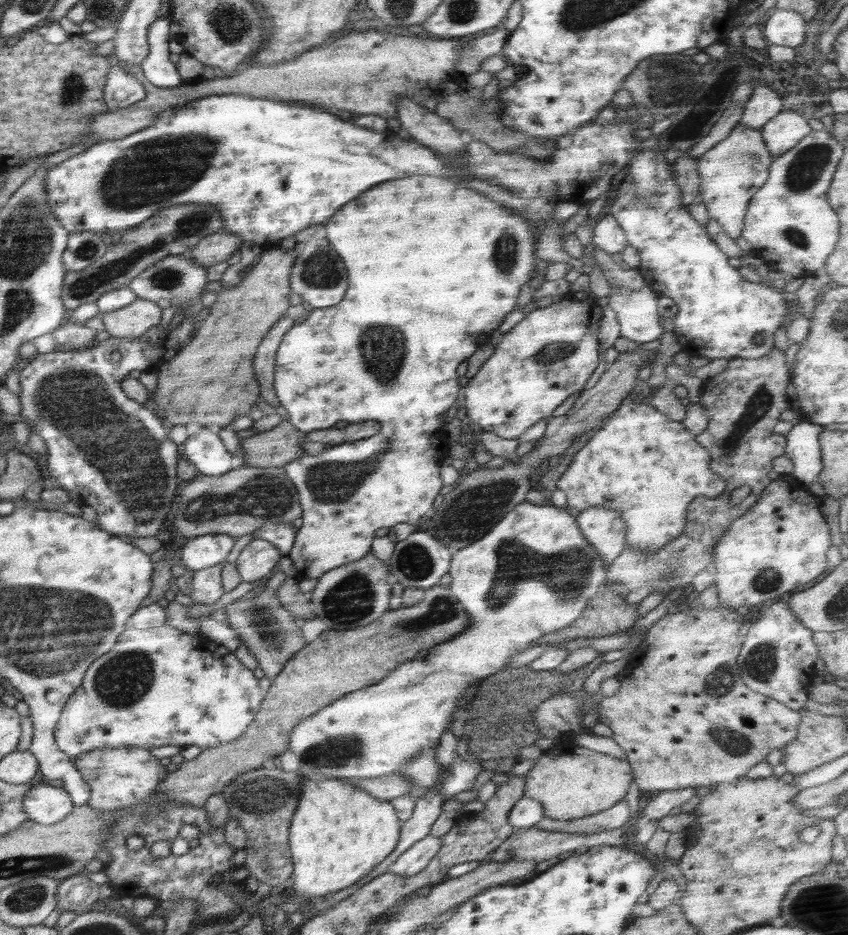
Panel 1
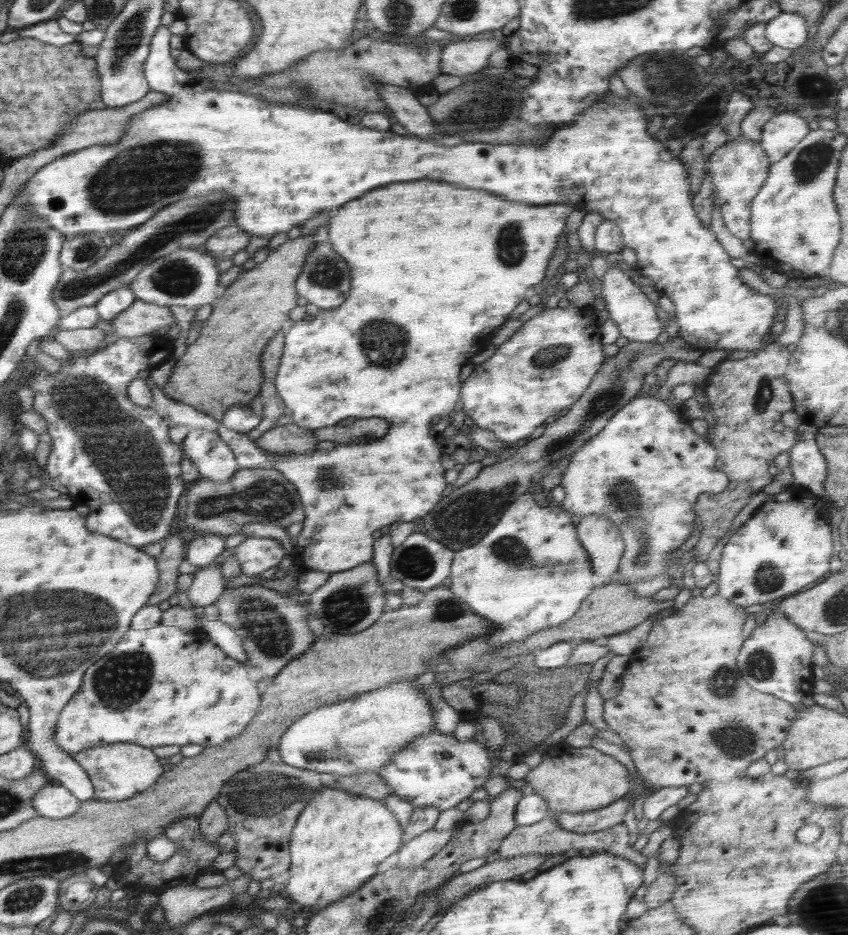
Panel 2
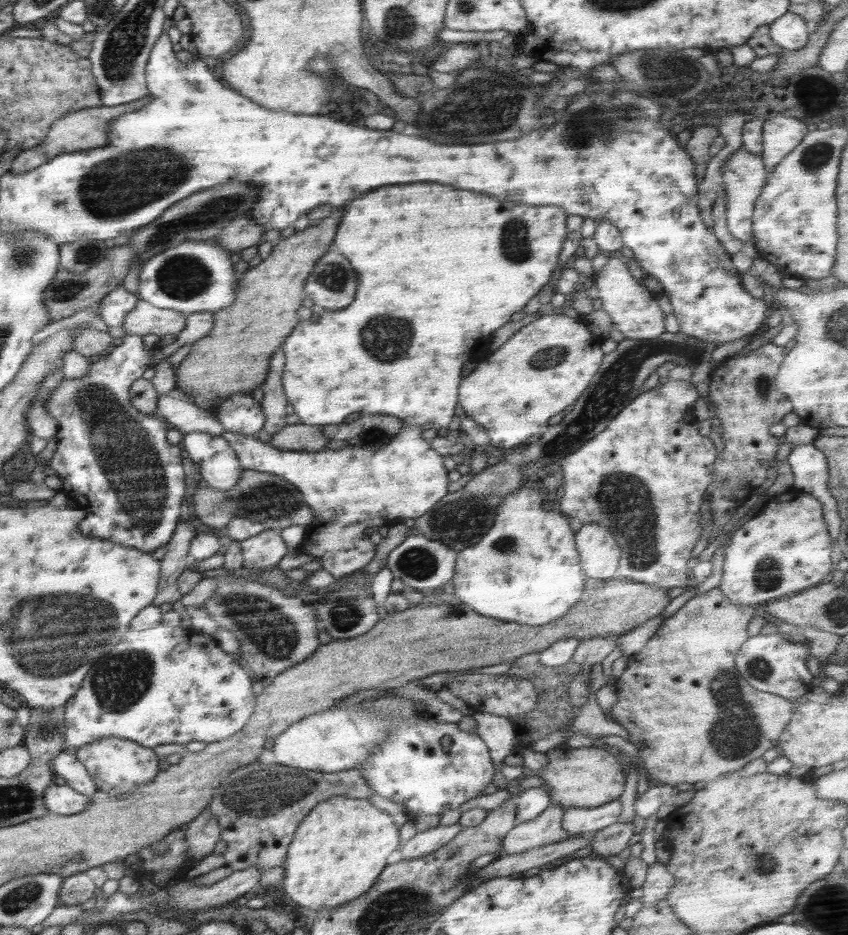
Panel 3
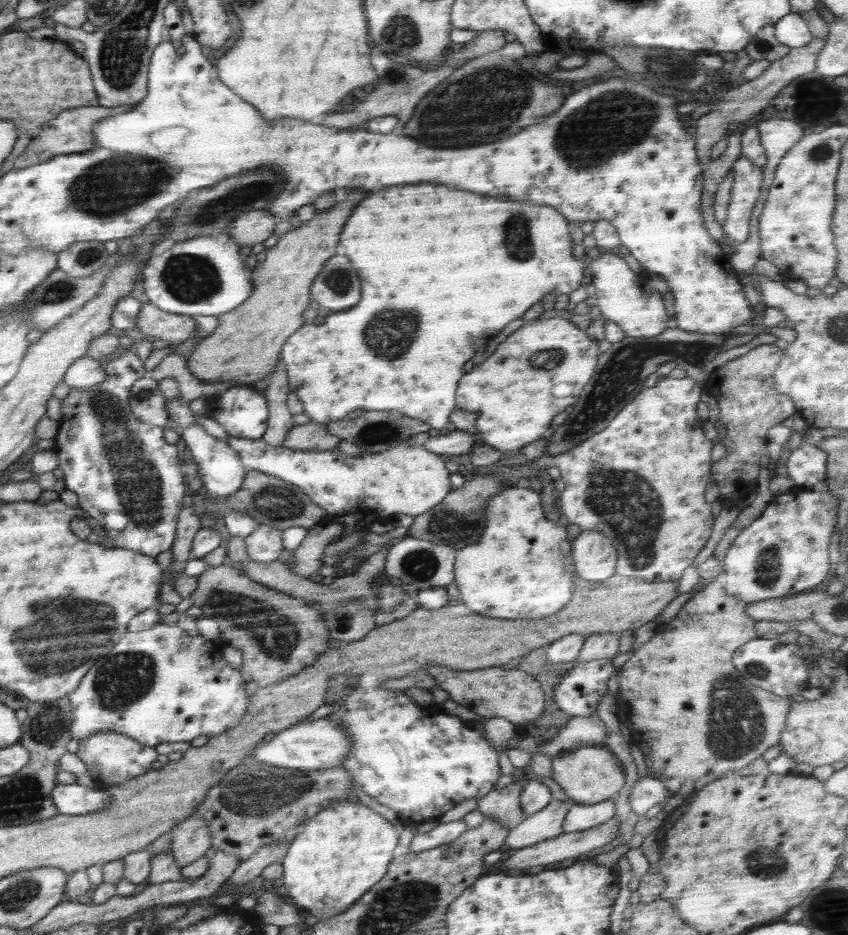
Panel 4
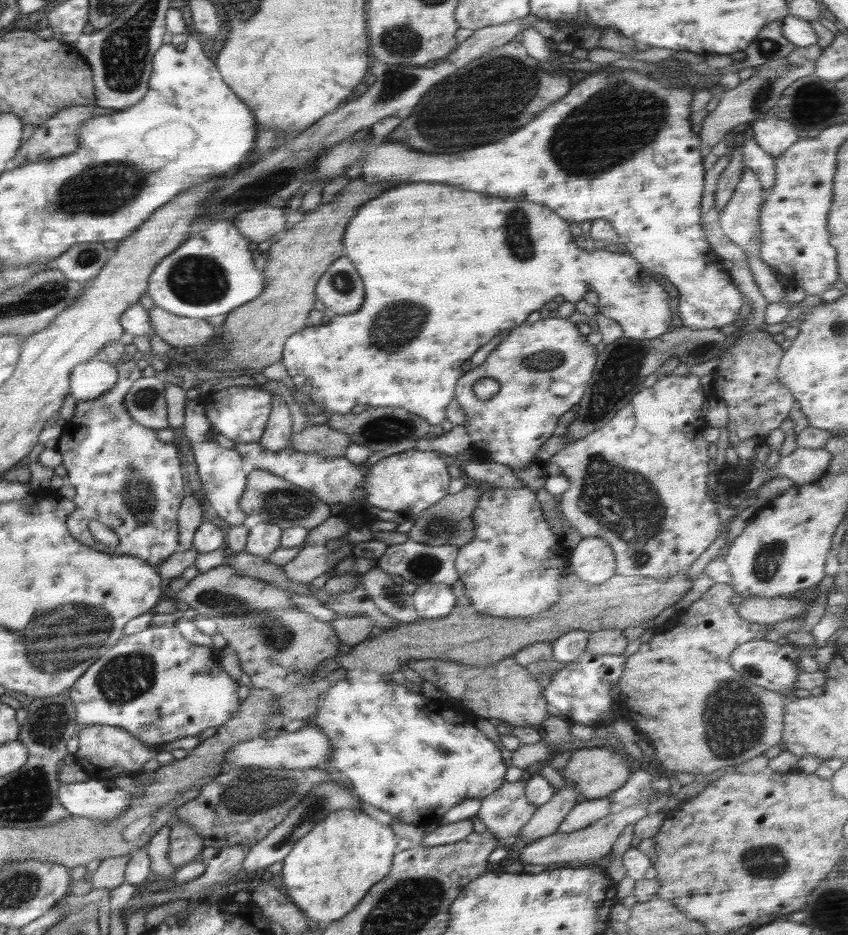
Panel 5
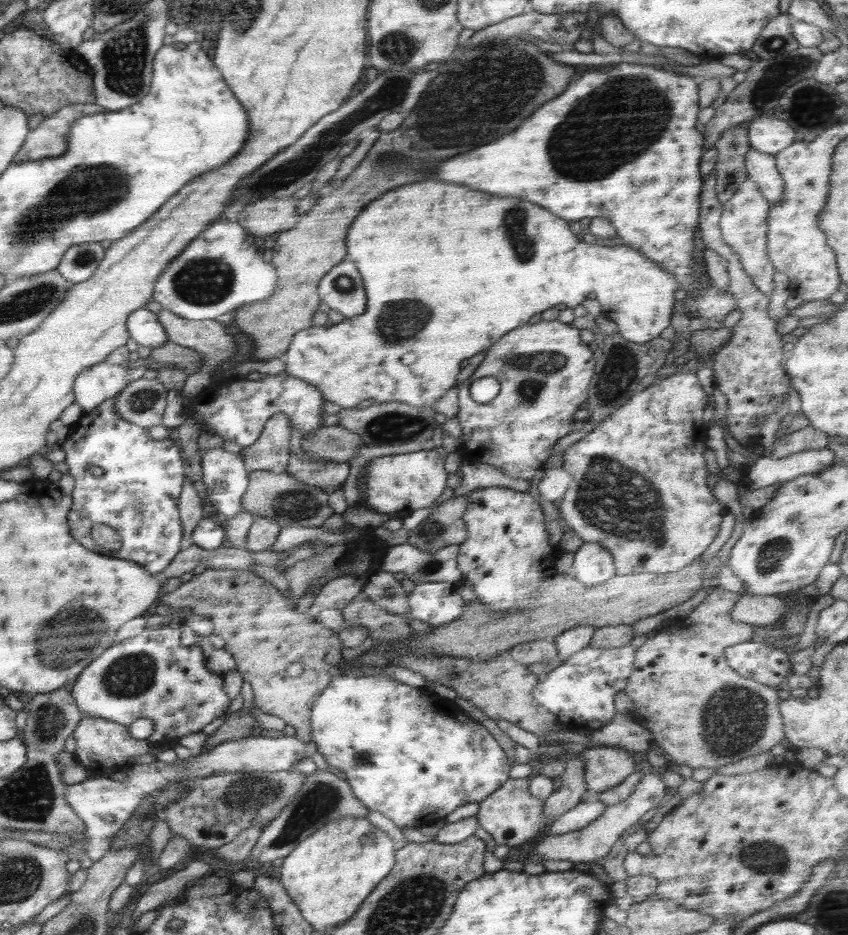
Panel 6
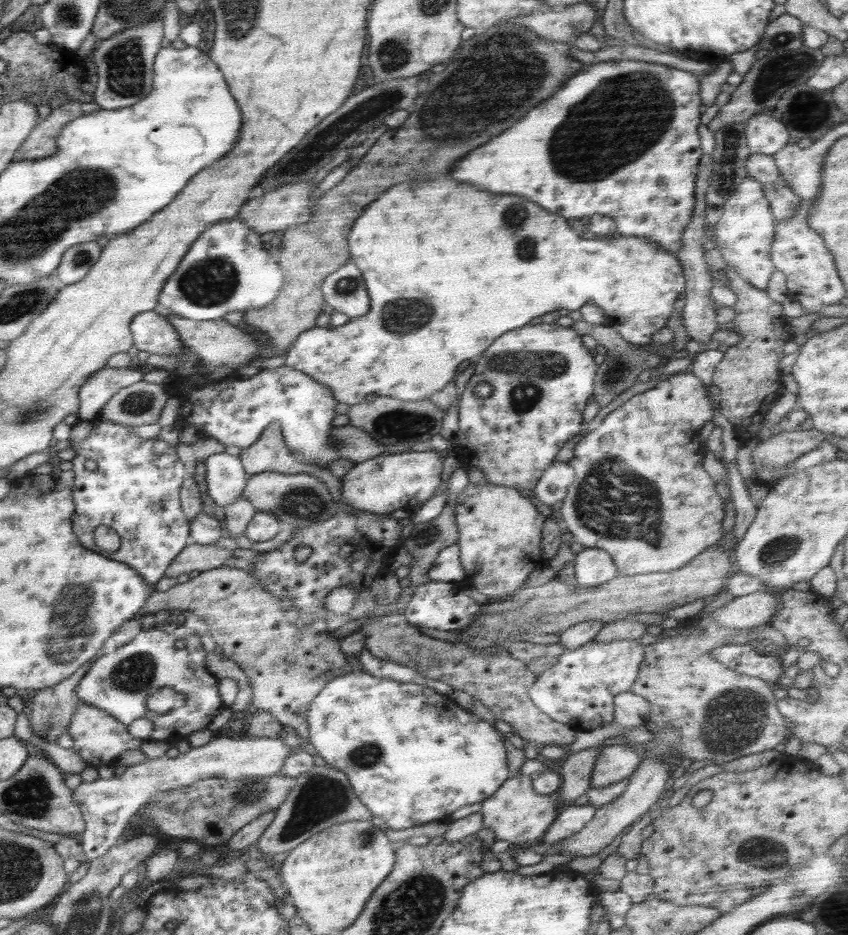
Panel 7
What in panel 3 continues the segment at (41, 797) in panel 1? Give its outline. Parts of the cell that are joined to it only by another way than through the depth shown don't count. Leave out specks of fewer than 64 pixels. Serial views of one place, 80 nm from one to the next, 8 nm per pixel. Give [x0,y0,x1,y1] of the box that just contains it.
[43,784,92,815]

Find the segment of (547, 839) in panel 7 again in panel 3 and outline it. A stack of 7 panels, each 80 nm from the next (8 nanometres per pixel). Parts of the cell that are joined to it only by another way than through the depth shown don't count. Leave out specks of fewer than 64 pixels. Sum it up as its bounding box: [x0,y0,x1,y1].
[562,799,622,835]

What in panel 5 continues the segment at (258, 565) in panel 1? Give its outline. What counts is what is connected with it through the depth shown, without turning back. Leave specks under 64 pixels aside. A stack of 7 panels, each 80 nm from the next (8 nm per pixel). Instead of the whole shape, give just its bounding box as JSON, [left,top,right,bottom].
[245,521,283,559]

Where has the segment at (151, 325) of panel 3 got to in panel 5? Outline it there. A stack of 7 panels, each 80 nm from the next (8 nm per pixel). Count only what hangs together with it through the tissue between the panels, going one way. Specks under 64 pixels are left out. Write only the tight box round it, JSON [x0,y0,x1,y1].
[150,306,219,346]

